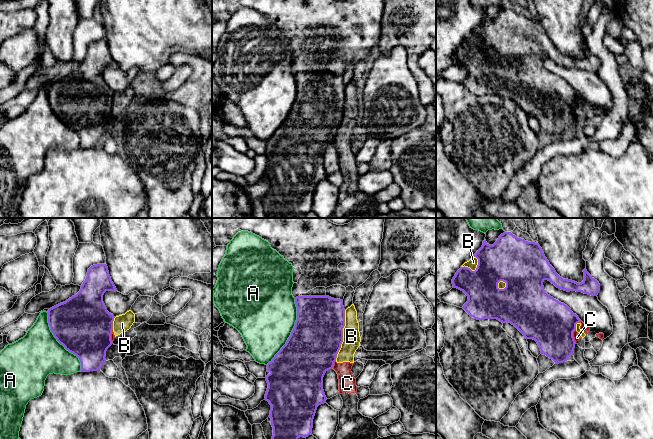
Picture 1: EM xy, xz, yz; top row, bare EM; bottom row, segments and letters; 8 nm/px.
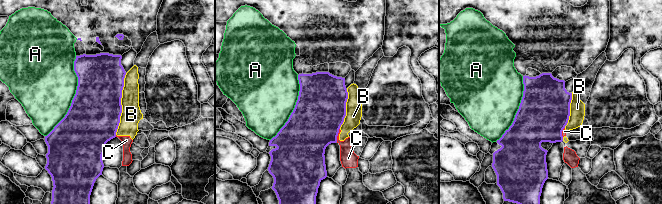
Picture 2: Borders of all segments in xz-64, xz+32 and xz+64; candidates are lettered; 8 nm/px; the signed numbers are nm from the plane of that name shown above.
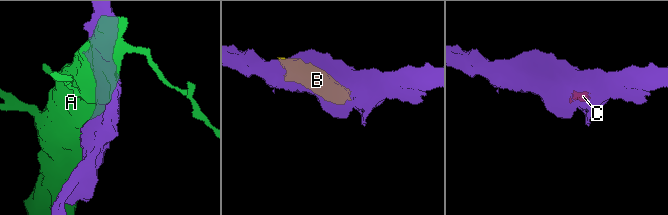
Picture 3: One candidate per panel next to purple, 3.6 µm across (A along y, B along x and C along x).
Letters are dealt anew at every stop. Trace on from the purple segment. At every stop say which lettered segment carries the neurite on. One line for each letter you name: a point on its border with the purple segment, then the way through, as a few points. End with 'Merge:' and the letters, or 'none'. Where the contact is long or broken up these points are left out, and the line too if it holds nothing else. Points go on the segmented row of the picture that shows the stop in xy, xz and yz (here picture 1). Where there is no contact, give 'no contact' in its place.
Merge: none

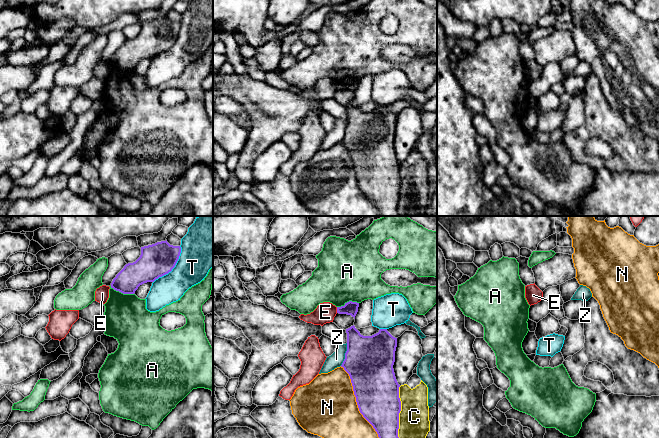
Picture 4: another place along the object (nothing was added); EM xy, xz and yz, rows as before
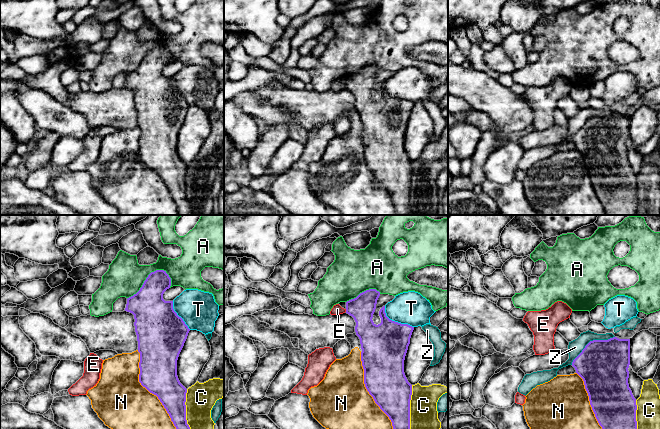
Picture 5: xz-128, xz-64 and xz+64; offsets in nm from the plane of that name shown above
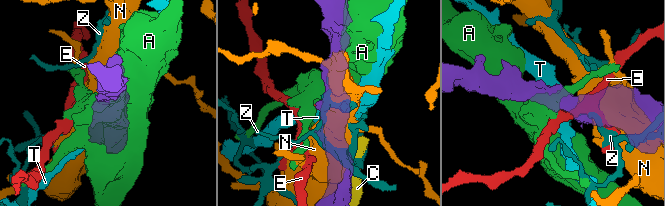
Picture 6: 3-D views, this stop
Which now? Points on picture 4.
Merge: none

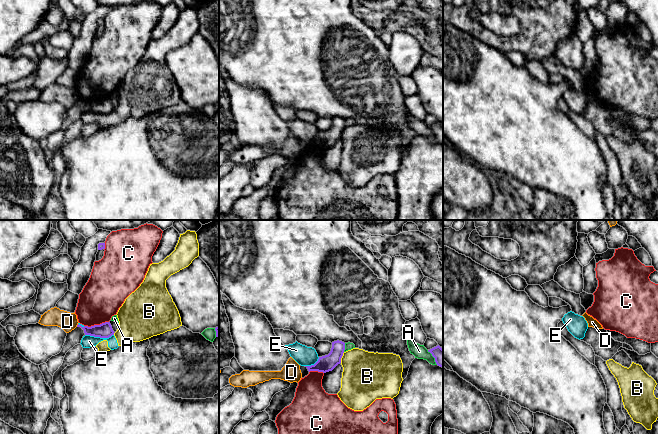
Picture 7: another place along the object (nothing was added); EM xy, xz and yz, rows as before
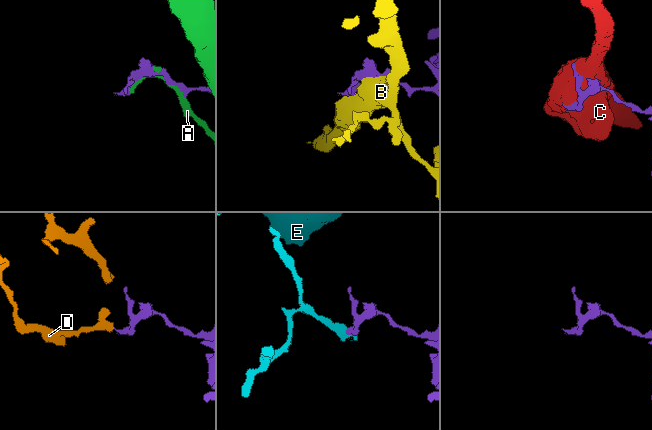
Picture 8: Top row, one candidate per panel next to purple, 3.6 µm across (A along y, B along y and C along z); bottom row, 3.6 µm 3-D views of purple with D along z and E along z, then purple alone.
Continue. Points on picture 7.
Merge: none

